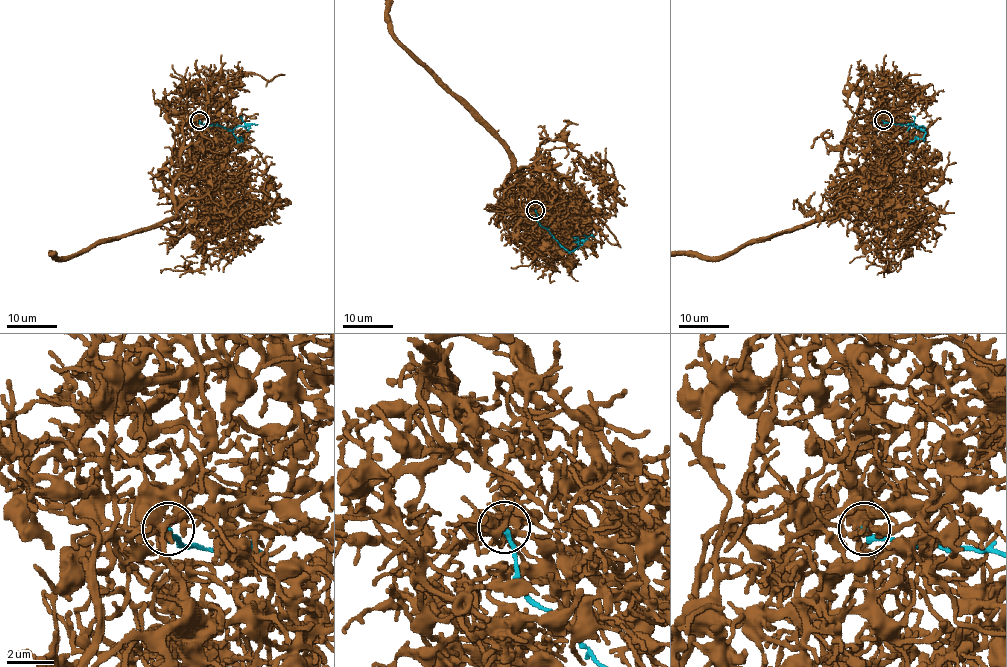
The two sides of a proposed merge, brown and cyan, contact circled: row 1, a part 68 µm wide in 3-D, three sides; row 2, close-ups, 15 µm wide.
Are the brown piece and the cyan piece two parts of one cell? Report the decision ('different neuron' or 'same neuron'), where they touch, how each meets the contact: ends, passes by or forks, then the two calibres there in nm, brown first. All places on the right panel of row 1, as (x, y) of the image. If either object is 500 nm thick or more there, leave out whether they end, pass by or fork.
different neuron; place (883, 120); brown forks; cyan ends; calibres 320 and 240 nm

